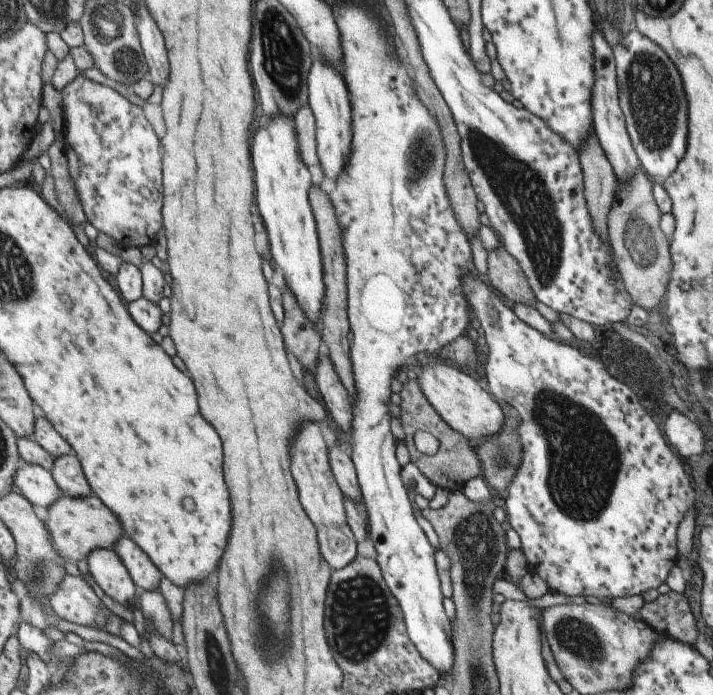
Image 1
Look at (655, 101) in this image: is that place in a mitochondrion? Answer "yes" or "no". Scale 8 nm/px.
yes

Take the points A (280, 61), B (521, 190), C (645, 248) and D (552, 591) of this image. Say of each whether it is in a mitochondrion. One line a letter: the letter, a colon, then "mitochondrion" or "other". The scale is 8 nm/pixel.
A: mitochondrion
B: mitochondrion
C: mitochondrion
D: other

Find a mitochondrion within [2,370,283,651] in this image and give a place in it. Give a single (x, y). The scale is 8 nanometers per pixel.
(41, 571)

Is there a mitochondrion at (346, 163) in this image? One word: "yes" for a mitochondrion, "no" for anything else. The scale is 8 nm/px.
no

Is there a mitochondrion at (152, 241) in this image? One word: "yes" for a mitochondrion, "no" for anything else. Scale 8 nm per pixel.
no

